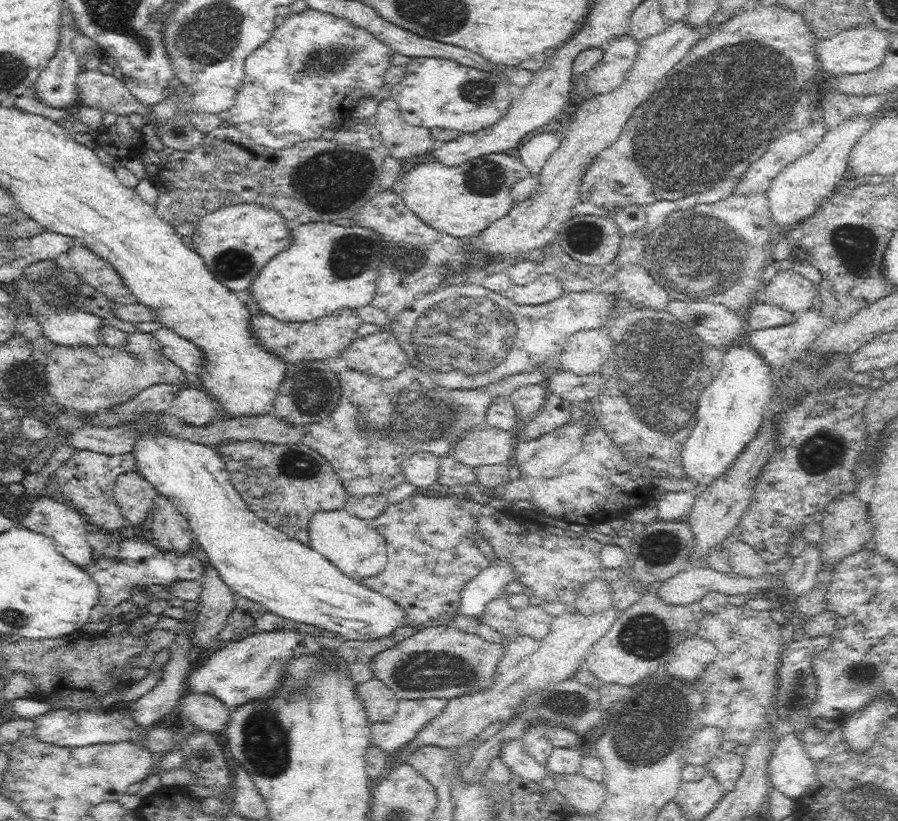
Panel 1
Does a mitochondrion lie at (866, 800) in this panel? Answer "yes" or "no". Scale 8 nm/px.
yes

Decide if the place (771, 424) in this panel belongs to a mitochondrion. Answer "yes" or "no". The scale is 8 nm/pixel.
no

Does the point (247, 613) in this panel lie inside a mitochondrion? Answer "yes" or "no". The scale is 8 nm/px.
no

